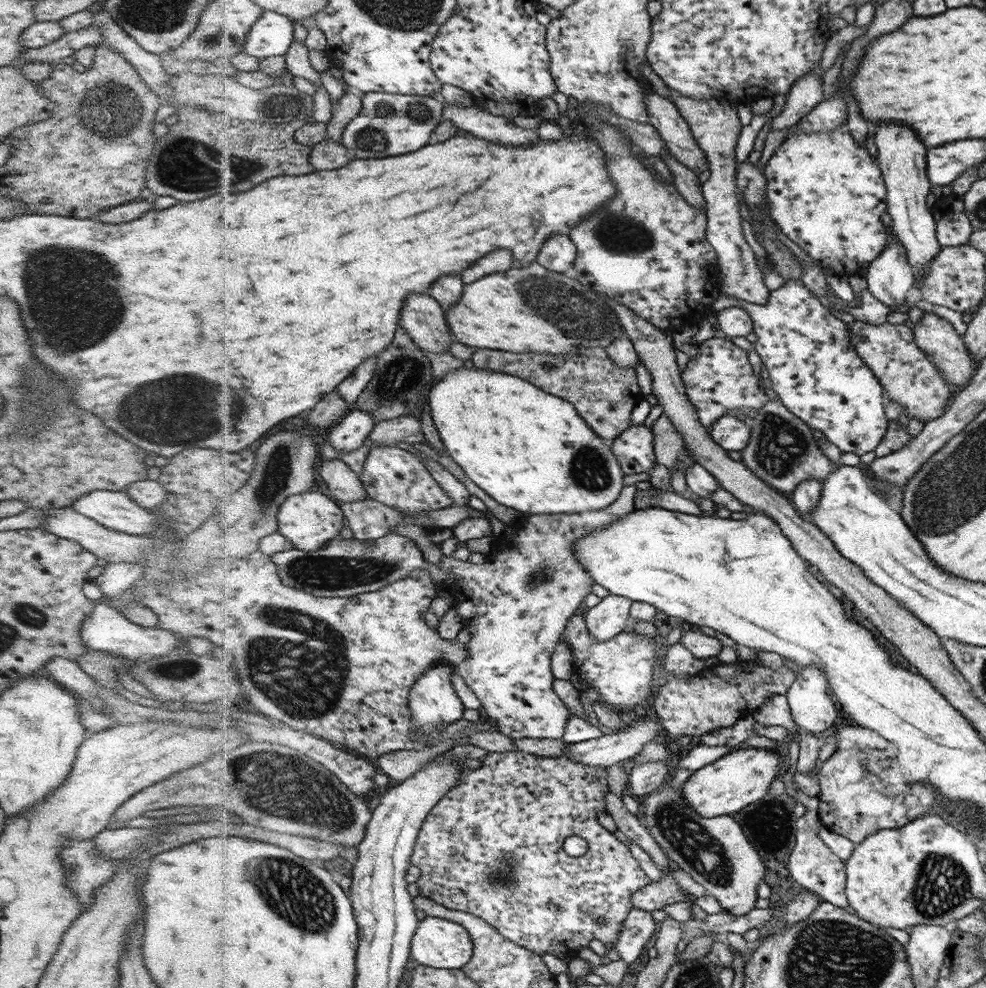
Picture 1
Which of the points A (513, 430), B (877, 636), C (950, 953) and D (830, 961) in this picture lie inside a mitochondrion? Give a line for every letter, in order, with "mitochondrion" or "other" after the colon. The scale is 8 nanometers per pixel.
A: other
B: other
C: other
D: mitochondrion

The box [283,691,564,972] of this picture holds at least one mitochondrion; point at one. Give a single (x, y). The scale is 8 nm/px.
(504, 876)

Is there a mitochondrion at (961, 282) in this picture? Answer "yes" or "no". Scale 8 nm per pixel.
no

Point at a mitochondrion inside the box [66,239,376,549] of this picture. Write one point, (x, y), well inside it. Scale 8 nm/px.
(199, 418)

